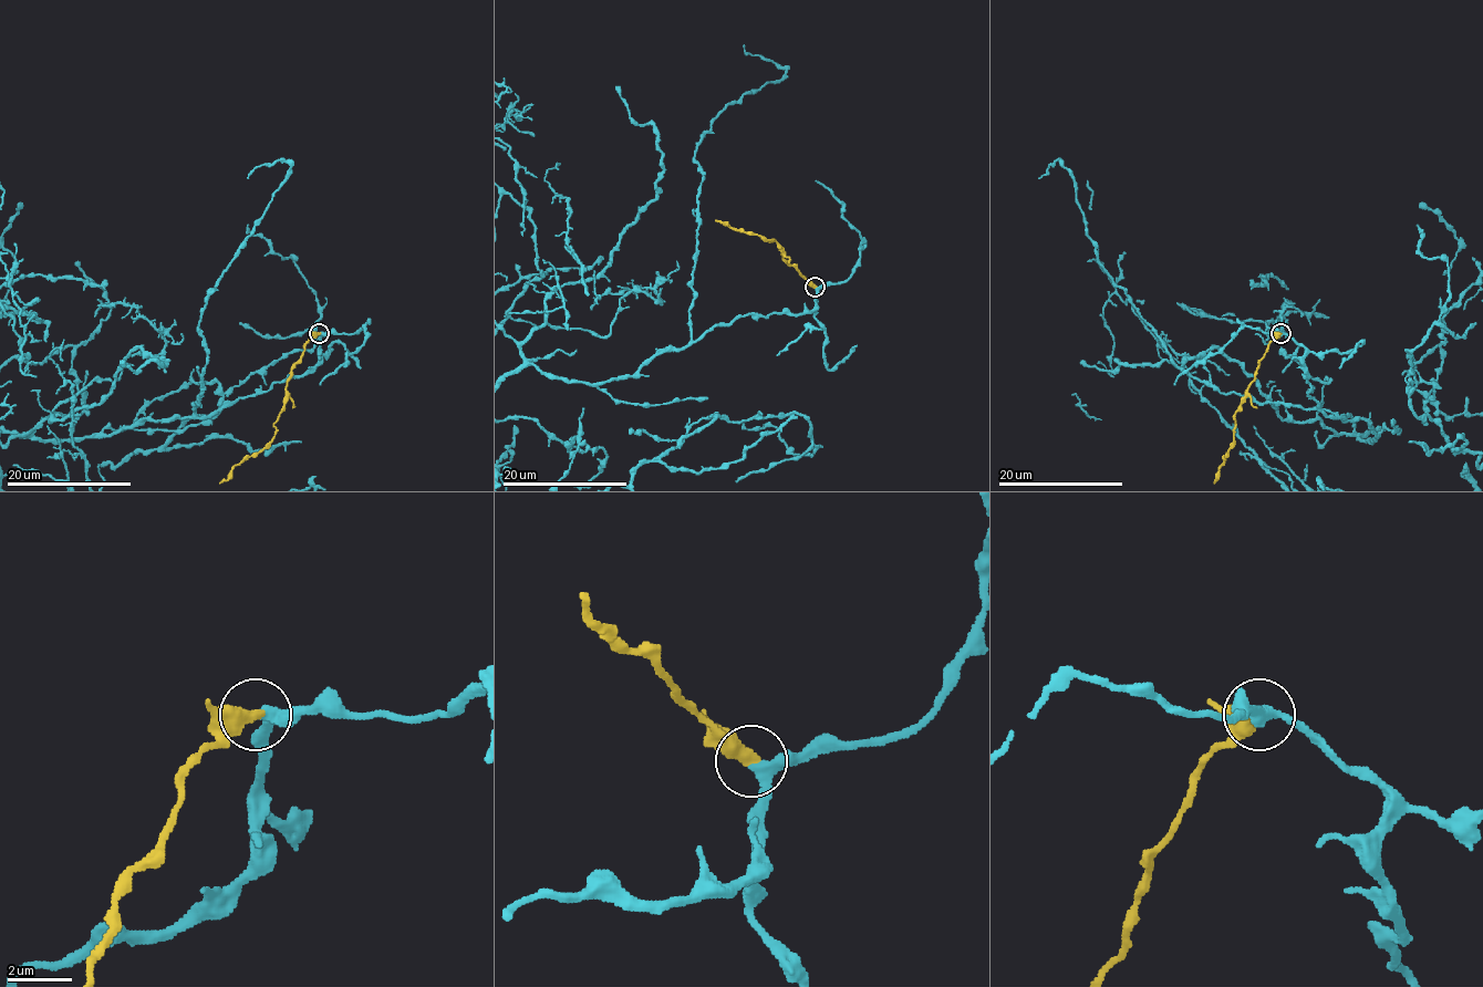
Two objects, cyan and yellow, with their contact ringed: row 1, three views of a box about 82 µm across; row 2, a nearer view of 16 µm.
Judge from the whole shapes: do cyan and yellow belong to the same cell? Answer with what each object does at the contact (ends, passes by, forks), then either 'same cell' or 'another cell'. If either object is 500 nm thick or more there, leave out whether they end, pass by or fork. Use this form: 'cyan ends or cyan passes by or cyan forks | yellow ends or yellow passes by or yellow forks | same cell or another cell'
cyan passes by | yellow ends | same cell

